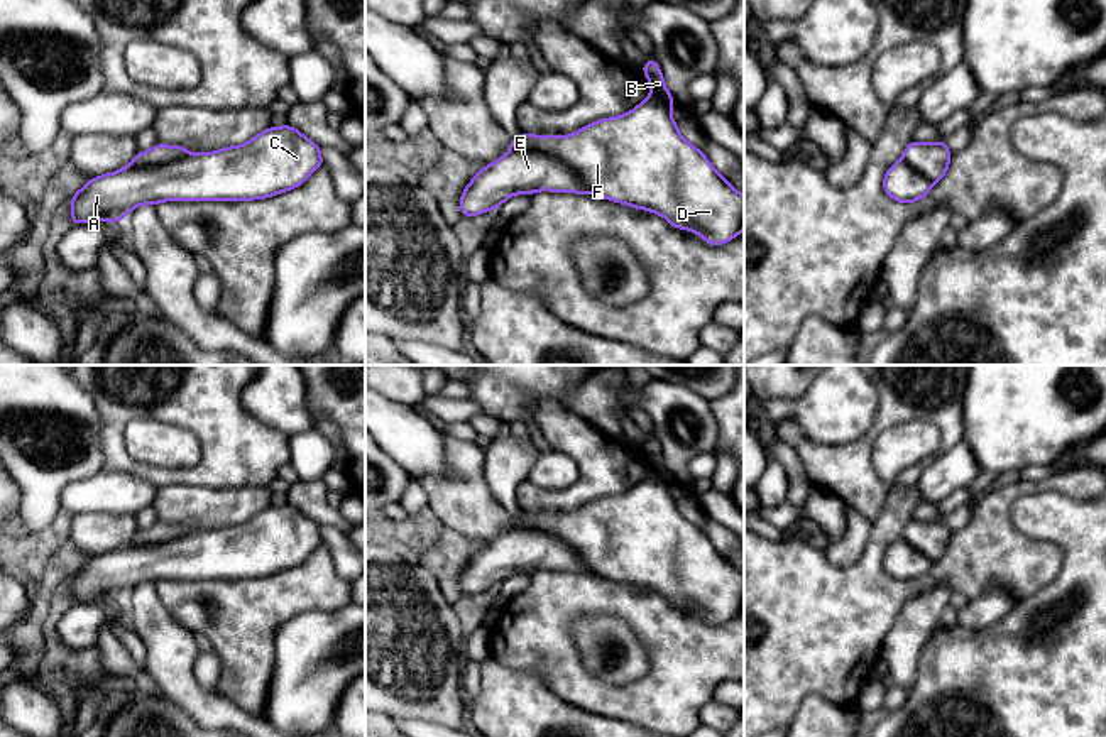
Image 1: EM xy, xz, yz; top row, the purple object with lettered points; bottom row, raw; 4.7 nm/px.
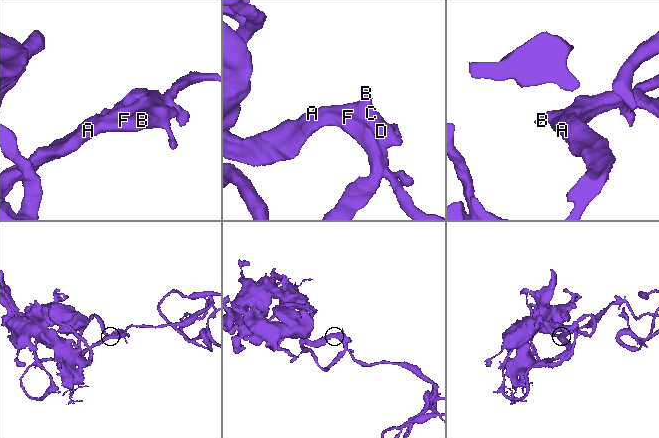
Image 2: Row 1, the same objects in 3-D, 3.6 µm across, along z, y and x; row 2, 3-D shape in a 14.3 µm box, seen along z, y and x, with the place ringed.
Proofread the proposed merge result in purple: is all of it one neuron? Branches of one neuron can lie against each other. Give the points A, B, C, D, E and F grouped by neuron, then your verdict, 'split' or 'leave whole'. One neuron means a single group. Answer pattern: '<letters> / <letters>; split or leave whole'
A B C D E F; leave whole

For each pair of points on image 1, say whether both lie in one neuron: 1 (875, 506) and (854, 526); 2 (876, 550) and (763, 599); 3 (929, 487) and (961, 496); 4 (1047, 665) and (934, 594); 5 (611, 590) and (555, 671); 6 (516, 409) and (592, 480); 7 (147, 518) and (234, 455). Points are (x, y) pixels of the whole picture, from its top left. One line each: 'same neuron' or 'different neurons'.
1: different neurons
2: same neuron
3: different neurons
4: different neurons
5: same neuron
6: same neuron
7: different neurons

